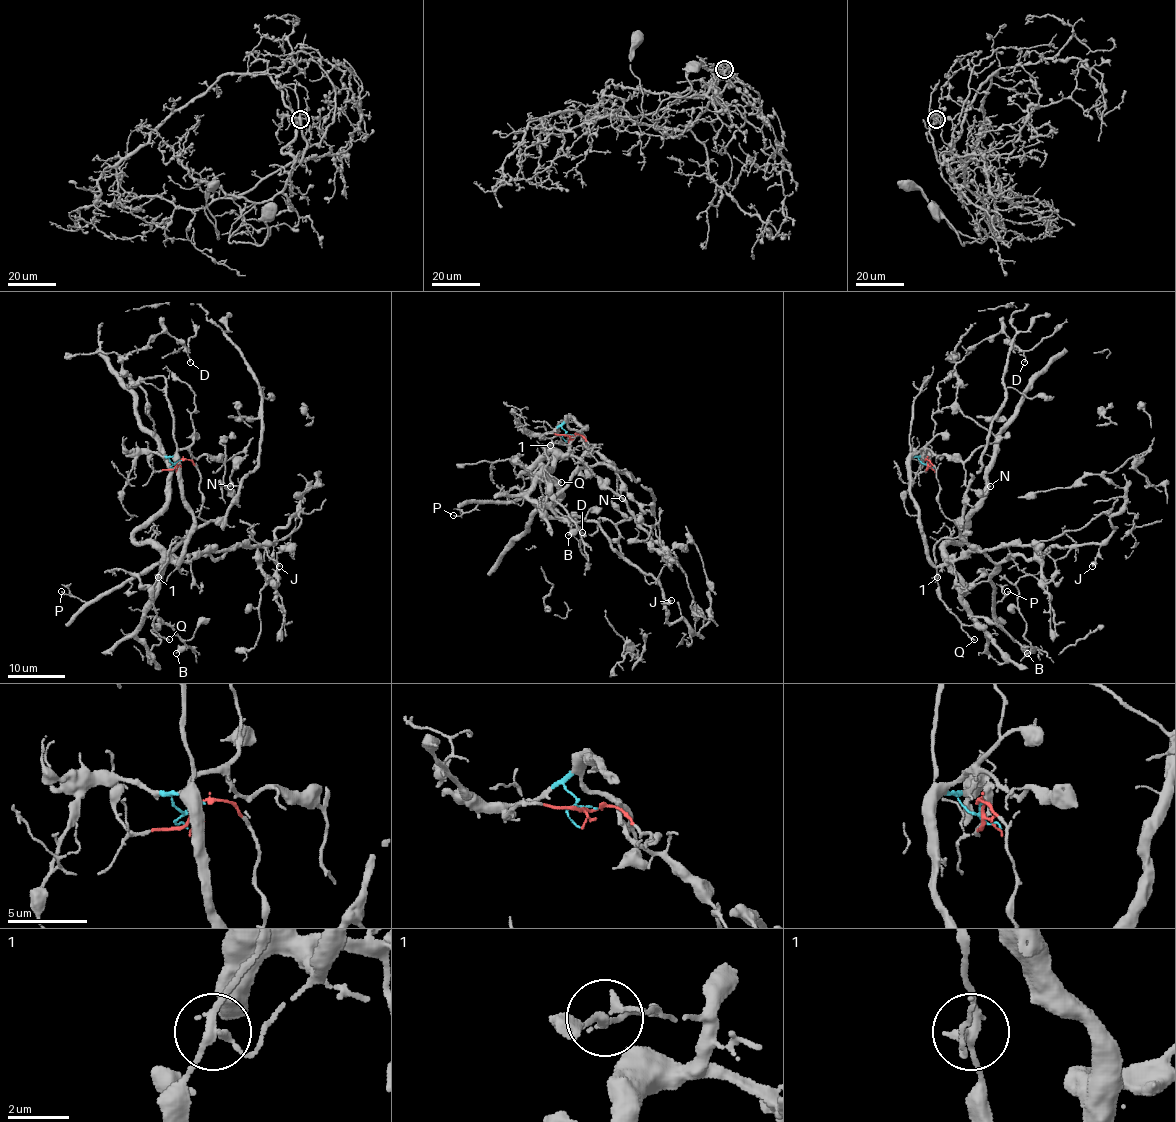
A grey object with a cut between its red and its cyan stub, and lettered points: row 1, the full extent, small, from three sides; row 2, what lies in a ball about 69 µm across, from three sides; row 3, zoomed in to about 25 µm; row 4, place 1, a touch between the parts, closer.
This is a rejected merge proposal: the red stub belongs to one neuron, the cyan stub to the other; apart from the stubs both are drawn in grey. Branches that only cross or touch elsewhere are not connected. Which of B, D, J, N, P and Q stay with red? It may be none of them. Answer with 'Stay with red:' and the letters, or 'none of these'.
Stay with red: J, P, Q

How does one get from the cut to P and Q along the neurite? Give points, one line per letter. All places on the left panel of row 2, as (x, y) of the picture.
P: (178, 462), (188, 459), (200, 475), (198, 515), (204, 522), (158, 564), (88, 602), (61, 592)
Q: (178, 462), (188, 459), (200, 475), (198, 515), (204, 522), (177, 538), (154, 586), (154, 628), (169, 639)

